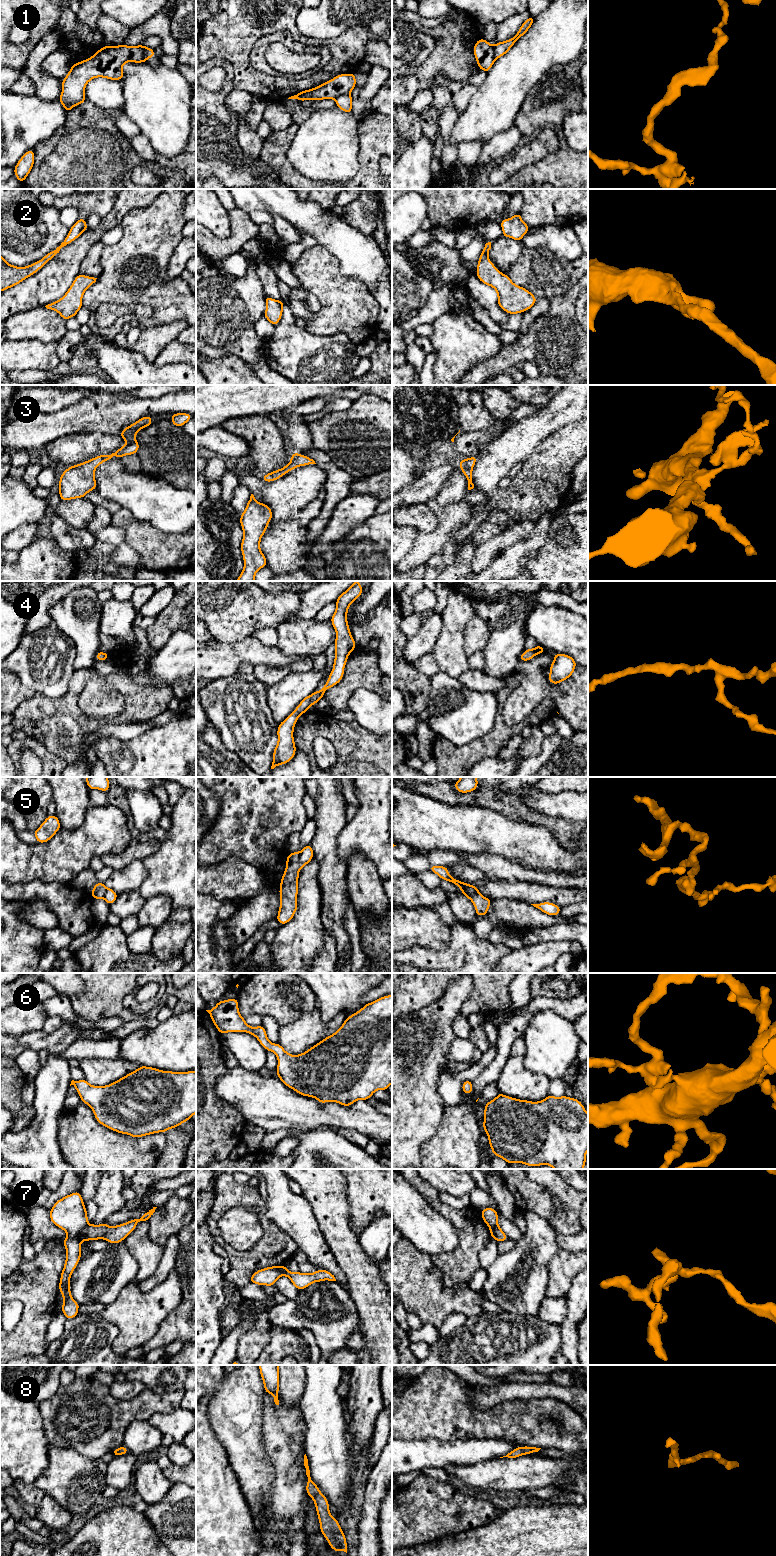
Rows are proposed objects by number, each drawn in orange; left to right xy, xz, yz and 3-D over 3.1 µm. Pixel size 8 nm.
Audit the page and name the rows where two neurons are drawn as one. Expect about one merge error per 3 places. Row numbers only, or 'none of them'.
1, 5, 7

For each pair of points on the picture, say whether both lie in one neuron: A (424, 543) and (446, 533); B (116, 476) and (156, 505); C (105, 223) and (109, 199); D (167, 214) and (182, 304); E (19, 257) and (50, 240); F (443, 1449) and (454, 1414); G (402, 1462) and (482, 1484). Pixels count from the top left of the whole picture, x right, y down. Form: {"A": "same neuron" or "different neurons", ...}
{"A": "same neuron", "B": "same neuron", "C": "different neurons", "D": "same neuron", "E": "same neuron", "F": "different neurons", "G": "different neurons"}

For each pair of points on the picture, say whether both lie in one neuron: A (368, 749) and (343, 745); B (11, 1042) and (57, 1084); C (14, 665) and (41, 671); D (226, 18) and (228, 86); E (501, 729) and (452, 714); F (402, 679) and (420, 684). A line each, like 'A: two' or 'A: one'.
A: one
B: two
C: one
D: two
E: two
F: one

